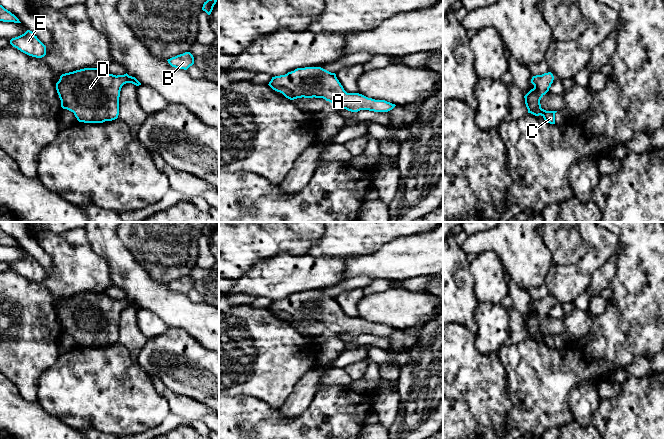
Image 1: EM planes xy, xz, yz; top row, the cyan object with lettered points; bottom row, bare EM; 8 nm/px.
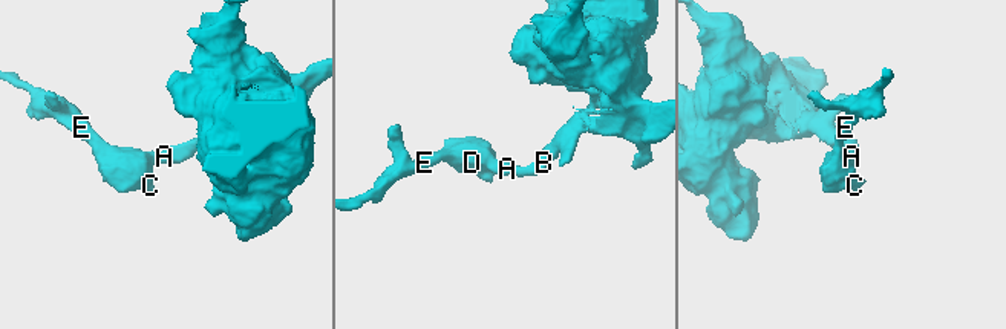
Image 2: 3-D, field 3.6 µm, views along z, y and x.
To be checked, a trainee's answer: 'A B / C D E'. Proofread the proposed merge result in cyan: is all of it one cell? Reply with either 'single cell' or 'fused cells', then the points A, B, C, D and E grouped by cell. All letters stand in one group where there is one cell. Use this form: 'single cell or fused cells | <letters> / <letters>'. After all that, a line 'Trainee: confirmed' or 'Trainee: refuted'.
single cell | A B C D E
Trainee: refuted

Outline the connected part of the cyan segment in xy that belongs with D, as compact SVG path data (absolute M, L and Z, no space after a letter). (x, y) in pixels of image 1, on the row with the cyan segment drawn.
M84 68L62 74L56 90L61 107L73 112L79 122L103 123L118 118L120 91L126 83L141 85L127 73L116 76L104 69Z

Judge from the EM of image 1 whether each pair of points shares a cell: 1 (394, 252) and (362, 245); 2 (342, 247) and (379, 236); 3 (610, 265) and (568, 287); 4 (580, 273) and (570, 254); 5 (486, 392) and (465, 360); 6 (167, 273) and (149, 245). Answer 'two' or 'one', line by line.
1: two
2: one
3: two
4: two
5: one
6: one

